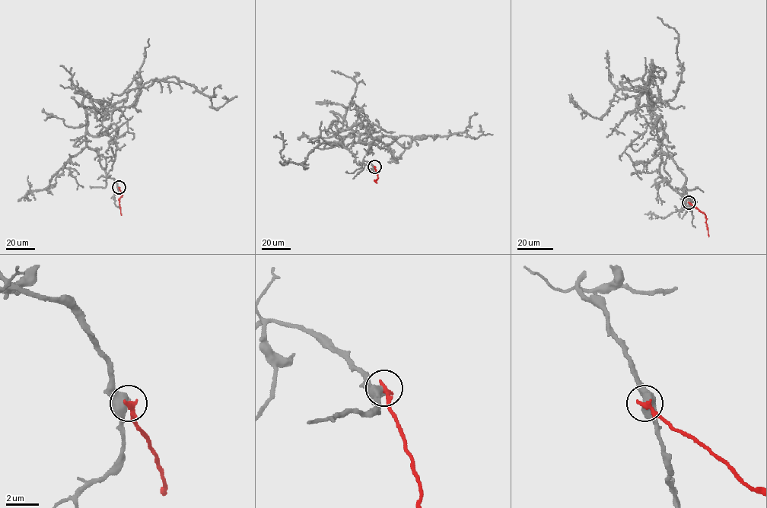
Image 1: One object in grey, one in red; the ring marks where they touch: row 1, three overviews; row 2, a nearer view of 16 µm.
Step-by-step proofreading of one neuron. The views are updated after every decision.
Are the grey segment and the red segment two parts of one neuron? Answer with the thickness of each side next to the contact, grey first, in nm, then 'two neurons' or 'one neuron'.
550 nm thick on the grey side, 360 nm on the other; two neurons

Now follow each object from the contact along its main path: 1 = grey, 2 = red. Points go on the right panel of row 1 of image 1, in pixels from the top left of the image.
1: (689, 202), (685, 177), (661, 150), (663, 125), (641, 93), (652, 96), (650, 65), (654, 103), (637, 92)
2: (689, 202), (704, 214), (709, 236)

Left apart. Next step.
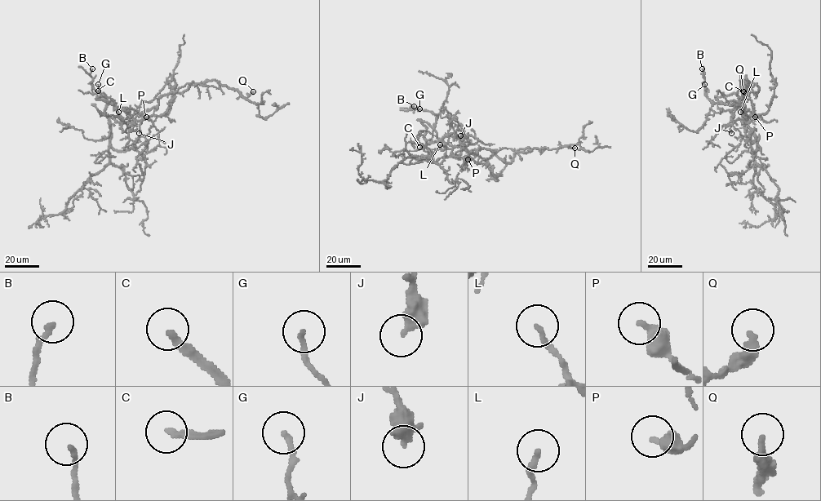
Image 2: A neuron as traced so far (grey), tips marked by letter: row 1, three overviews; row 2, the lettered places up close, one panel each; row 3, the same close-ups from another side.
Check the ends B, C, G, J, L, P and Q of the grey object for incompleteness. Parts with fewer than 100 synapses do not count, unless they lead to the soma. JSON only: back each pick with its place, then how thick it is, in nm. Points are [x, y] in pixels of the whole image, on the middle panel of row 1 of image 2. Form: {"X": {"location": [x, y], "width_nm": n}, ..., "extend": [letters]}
{"C": {"location": [419, 147], "width_nm": 240}, "extend": ["C"]}

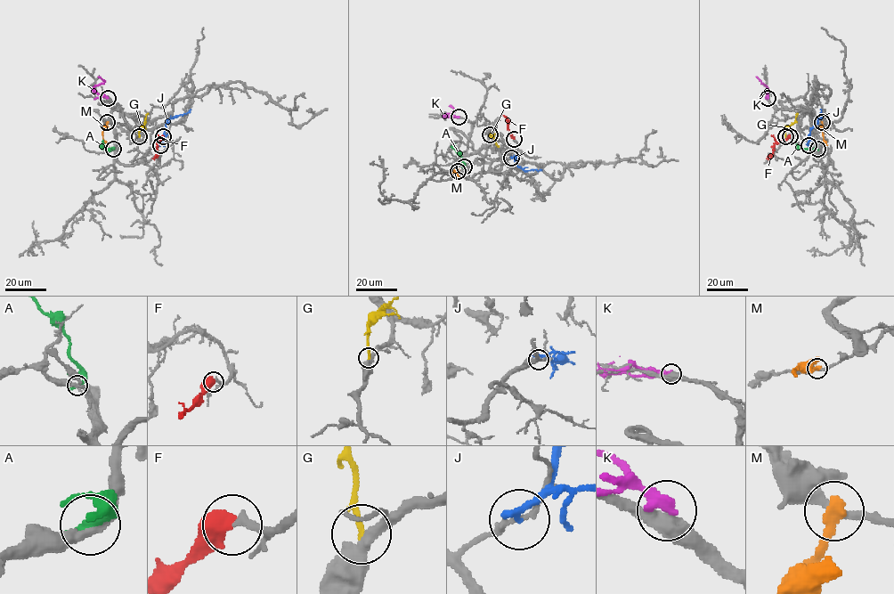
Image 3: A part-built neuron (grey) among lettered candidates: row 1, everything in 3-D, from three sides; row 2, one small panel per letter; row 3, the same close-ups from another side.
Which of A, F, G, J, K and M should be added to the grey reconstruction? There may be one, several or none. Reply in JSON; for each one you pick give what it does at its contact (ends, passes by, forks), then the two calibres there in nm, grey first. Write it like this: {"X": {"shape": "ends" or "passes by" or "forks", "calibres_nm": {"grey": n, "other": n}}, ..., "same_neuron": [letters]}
{"F": {"shape": "ends", "calibres_nm": {"grey": 200, "other": 550}}, "same_neuron": ["F"]}

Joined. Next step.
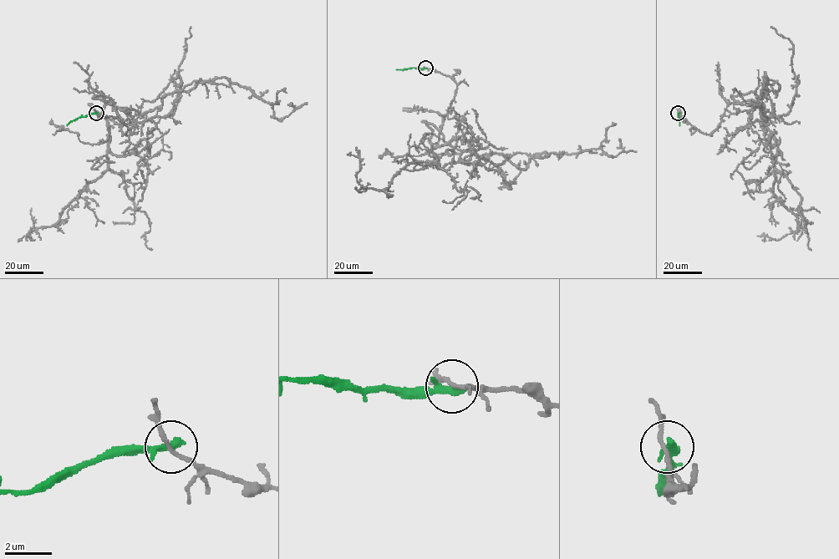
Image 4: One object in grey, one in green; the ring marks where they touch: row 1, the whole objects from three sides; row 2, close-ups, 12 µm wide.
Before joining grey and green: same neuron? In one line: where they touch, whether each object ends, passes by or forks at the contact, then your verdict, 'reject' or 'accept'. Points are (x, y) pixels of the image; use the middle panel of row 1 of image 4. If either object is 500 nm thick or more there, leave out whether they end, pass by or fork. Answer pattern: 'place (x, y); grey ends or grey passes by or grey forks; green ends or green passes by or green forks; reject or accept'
place (425, 68); grey passes by; green ends; reject

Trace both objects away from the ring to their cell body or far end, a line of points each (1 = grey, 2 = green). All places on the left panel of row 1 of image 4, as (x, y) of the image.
1: (96, 113), (119, 119), (124, 134), (111, 103), (142, 114), (194, 81), (222, 77), (278, 119), (290, 106)
2: (96, 113), (79, 117), (67, 125)

